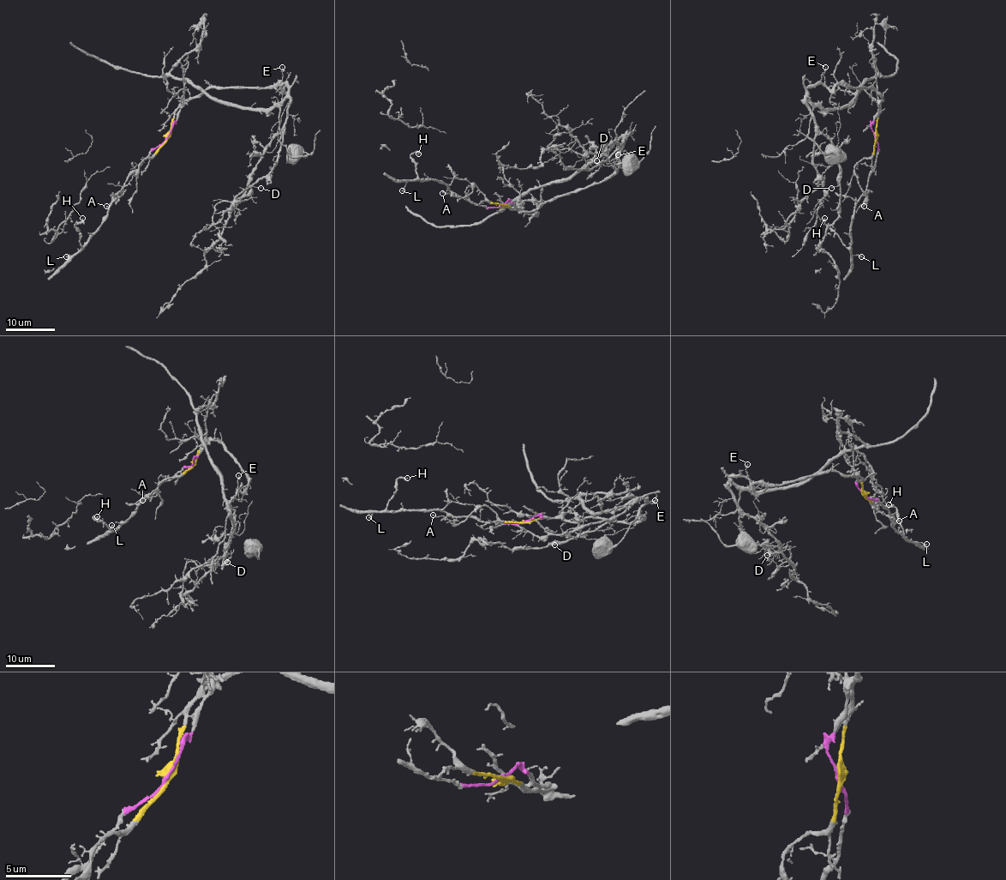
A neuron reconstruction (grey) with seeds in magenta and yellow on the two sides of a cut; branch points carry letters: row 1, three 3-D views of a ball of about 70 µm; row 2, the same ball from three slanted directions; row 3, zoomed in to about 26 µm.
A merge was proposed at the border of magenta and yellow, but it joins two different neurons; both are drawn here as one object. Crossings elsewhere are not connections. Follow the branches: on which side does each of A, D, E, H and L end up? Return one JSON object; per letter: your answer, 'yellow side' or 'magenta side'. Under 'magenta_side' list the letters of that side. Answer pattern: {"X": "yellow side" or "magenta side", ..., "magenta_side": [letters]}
{"A": "magenta side", "D": "yellow side", "E": "yellow side", "H": "magenta side", "L": "magenta side", "magenta_side": ["A", "H", "L"]}

